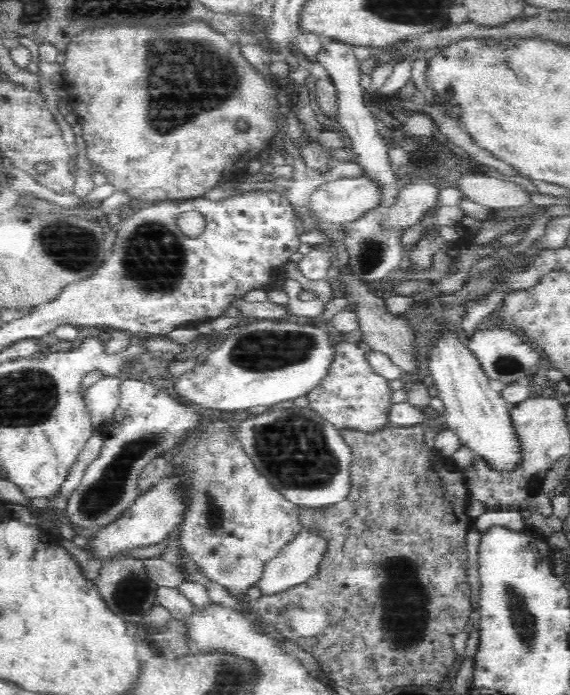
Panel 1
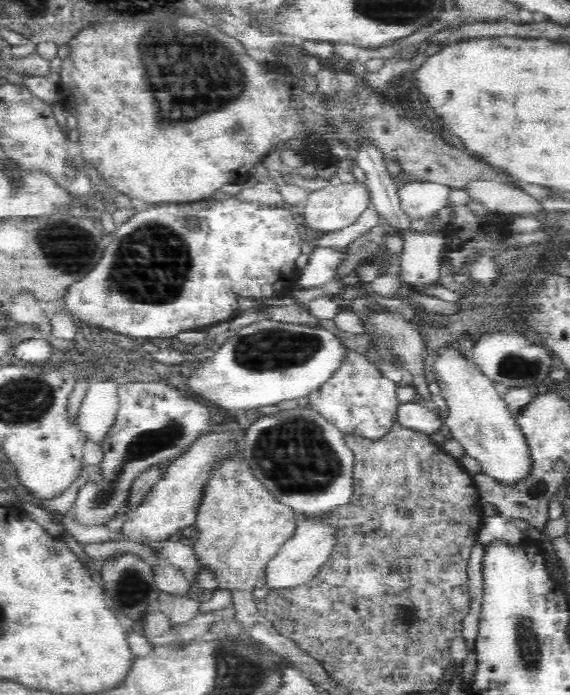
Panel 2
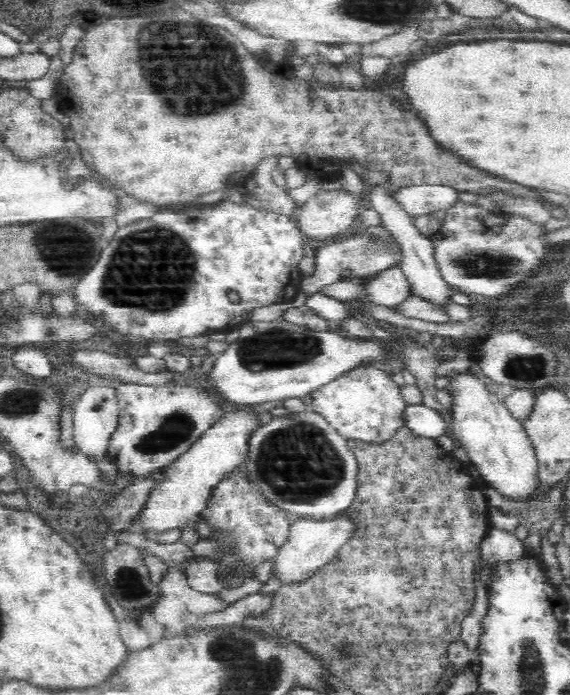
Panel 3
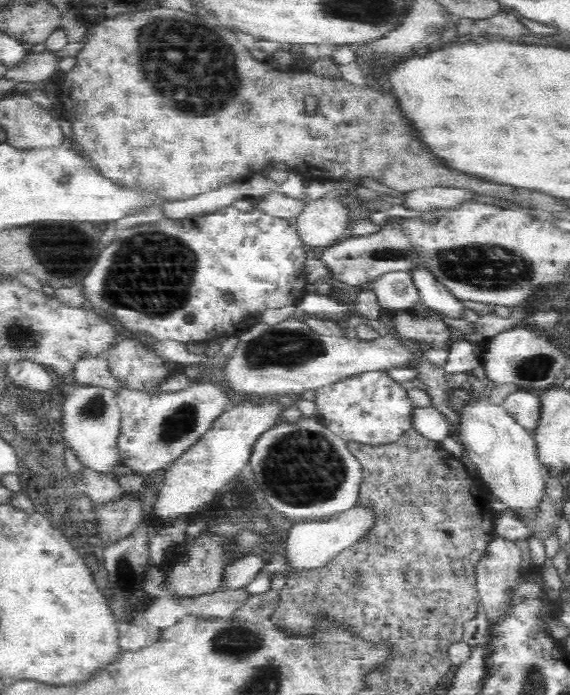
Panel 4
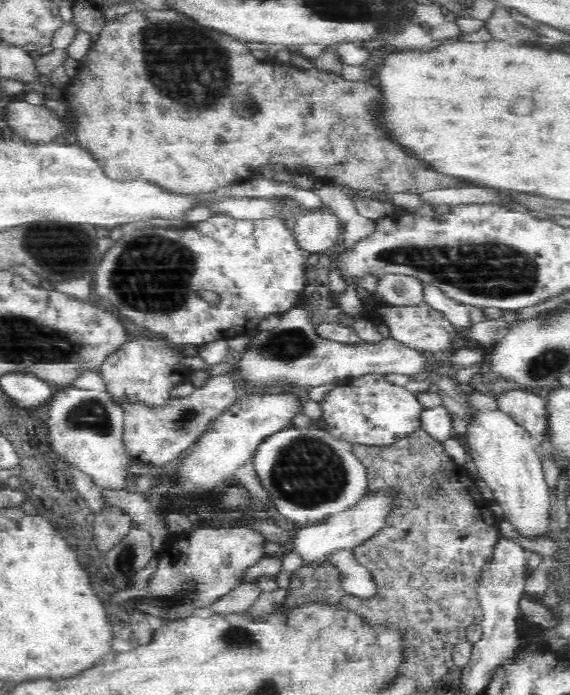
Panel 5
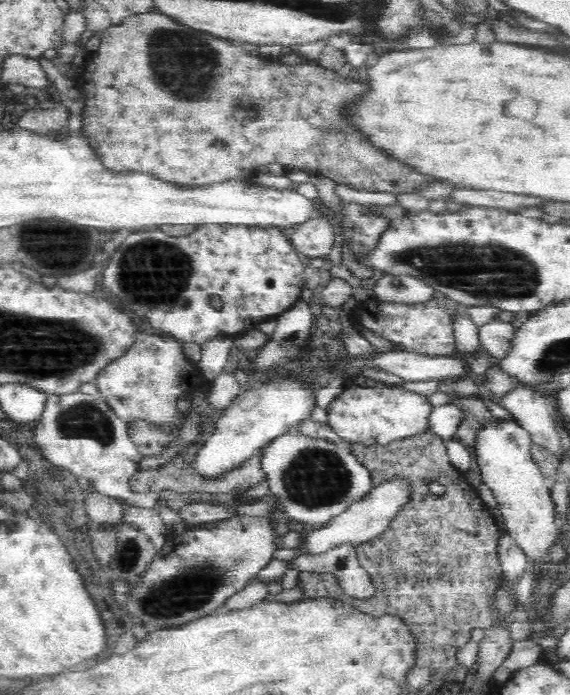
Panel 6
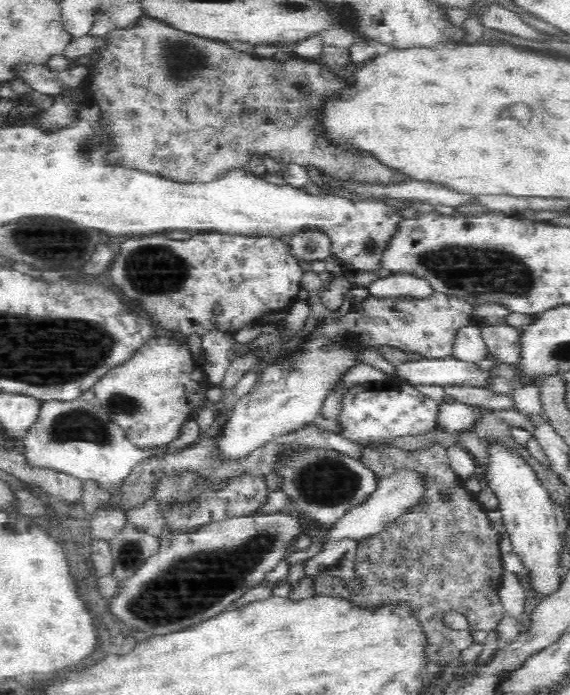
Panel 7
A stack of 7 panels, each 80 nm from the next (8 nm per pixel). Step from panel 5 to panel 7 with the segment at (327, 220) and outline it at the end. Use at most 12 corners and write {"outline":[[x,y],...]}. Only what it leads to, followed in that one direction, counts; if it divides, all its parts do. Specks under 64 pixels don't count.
{"outline":[[320,232],[290,236],[294,257],[308,263],[324,261],[331,243]]}

